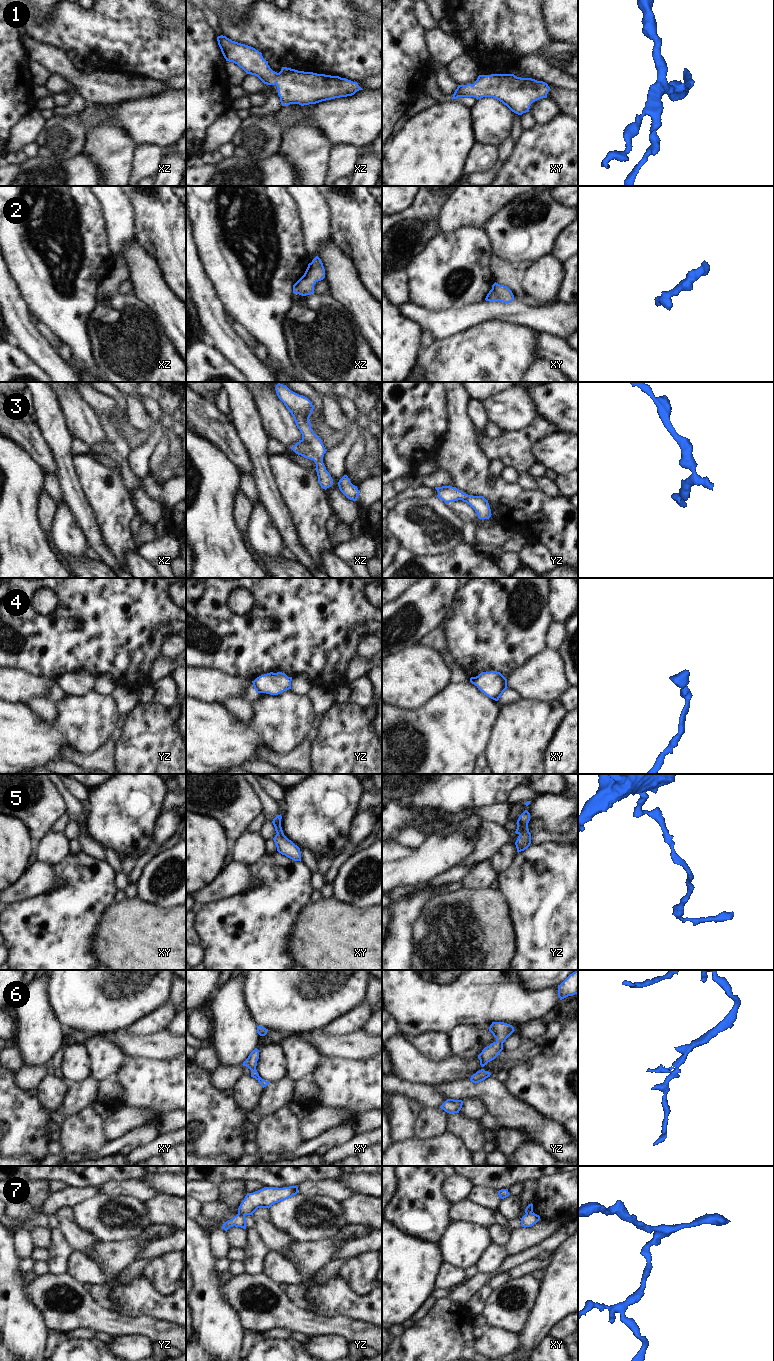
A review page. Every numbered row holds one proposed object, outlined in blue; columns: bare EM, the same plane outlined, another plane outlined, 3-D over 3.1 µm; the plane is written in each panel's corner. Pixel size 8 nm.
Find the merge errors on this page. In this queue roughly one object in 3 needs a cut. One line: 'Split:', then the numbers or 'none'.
Split: 7

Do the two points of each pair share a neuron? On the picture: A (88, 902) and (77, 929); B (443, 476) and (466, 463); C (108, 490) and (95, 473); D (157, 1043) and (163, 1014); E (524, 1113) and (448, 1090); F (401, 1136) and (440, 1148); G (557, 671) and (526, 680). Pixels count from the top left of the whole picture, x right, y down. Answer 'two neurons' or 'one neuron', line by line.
A: one neuron
B: two neurons
C: one neuron
D: two neurons
E: one neuron
F: two neurons
G: one neuron

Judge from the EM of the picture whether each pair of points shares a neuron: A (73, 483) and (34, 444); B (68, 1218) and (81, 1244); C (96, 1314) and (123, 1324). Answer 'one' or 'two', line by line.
A: two
B: one
C: one

